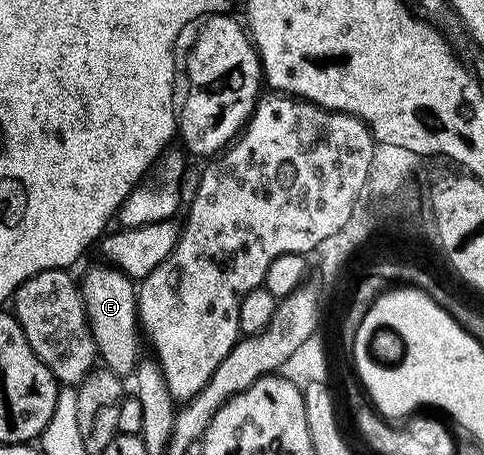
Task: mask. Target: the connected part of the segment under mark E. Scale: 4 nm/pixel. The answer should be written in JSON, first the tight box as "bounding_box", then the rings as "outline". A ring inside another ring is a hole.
{"bounding_box":[80,264,140,378],"outline":[[[107,264],[94,265],[80,277],[82,306],[86,308],[86,322],[94,336],[98,356],[105,368],[113,371],[117,377],[129,378],[135,372],[140,358],[140,322],[138,320],[138,295],[136,285],[121,270]]]}

